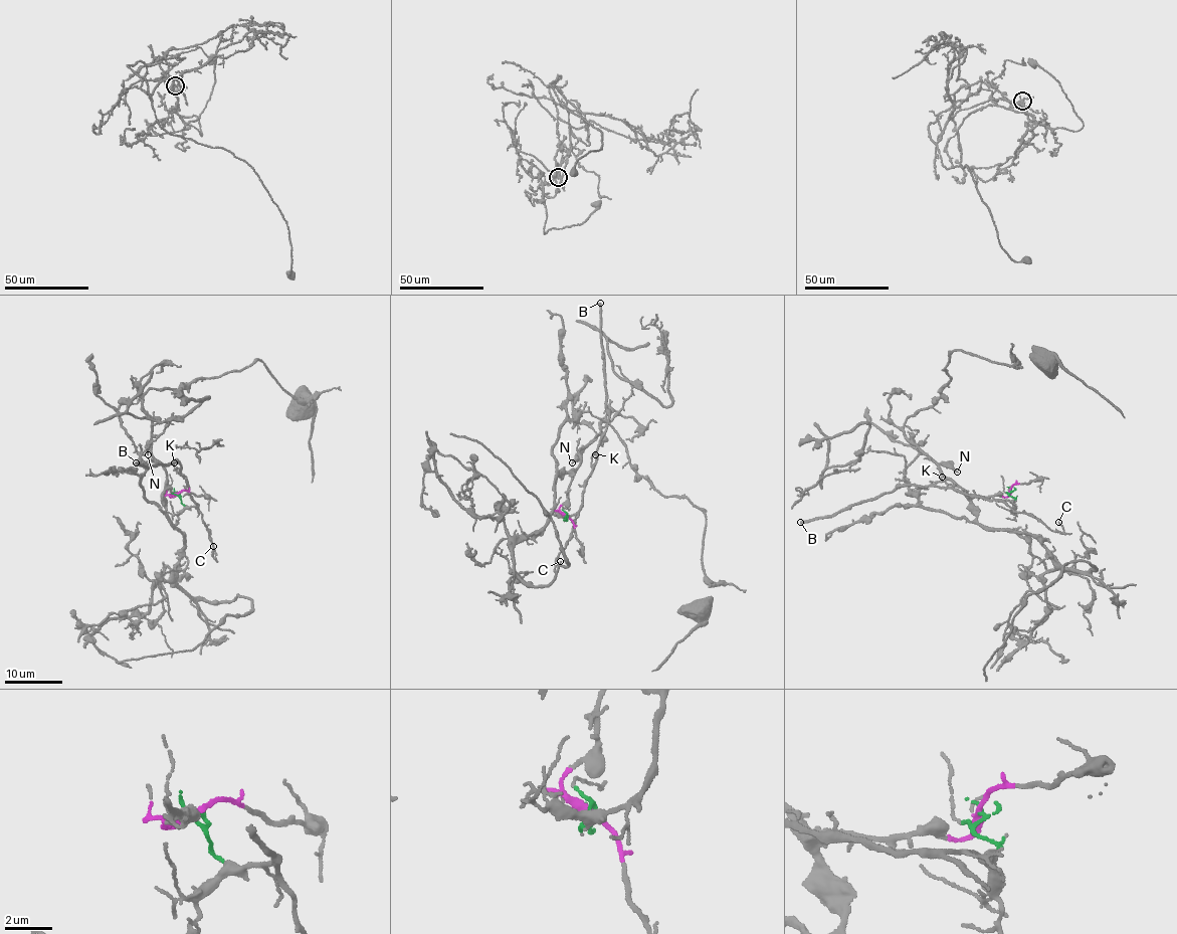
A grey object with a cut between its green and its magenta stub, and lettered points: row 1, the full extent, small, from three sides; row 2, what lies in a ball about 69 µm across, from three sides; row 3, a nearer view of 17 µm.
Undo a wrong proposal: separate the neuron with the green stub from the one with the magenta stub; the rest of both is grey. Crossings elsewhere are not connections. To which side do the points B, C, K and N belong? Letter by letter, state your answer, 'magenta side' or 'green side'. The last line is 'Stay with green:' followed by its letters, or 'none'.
B: green side
C: green side
K: green side
N: magenta side
Stay with green: B, C, K

